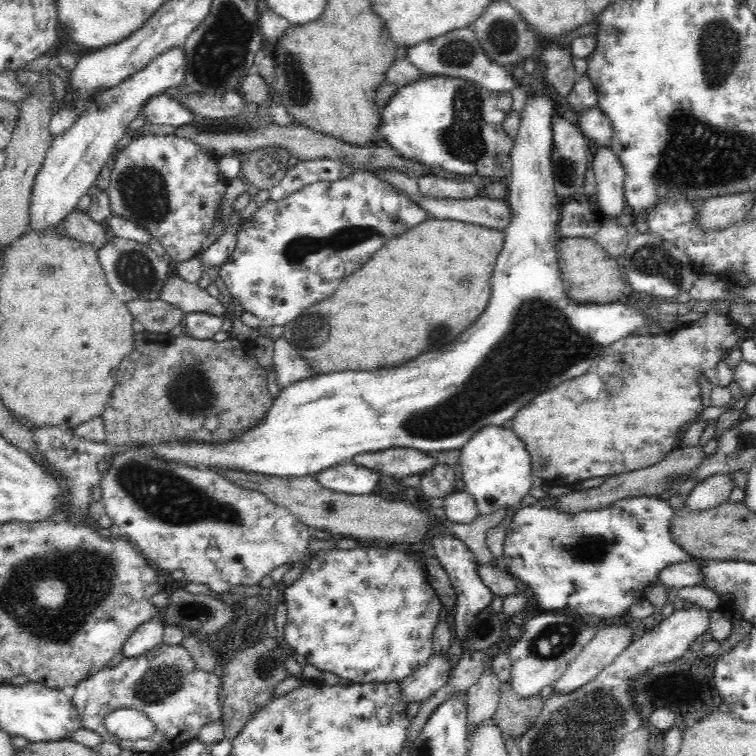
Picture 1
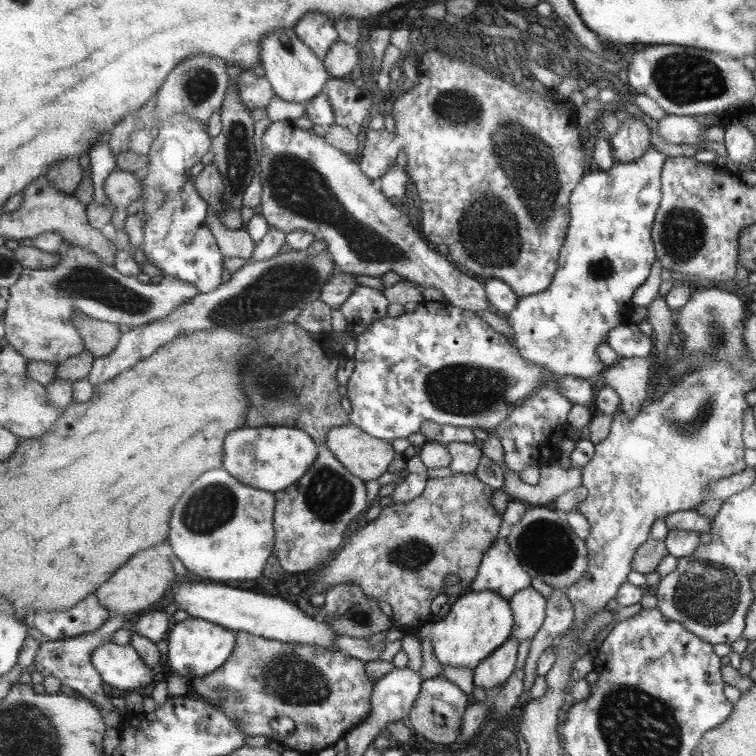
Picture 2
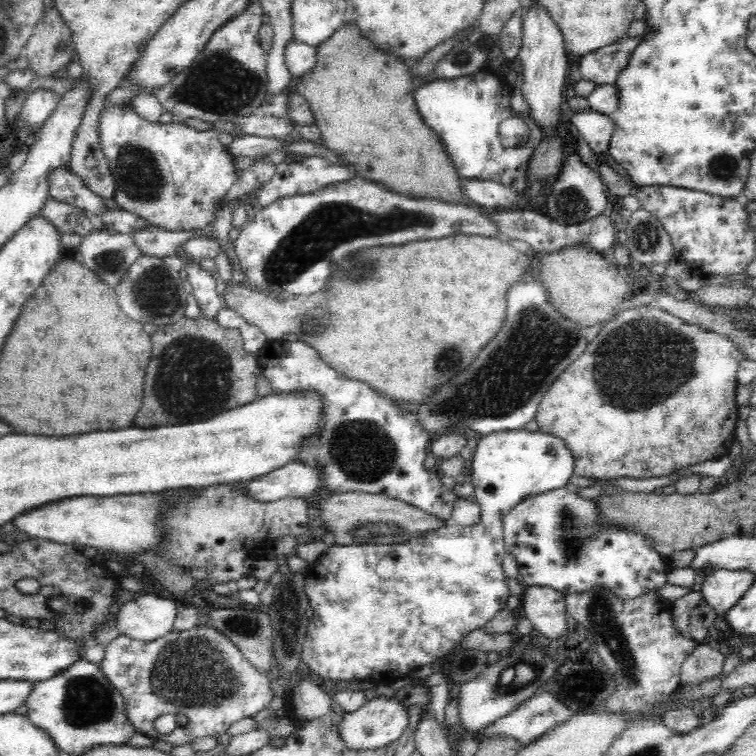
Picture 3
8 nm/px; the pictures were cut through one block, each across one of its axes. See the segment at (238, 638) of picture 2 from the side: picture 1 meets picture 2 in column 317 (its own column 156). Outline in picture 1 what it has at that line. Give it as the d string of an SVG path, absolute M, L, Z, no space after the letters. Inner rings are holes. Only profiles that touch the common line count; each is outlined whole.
M162 642L146 654L126 658L112 668L103 667L82 679L73 688L70 699L82 718L82 727L96 732L102 741L118 744L121 750L132 750L134 753L173 753L186 745L188 740L192 741L202 724L222 718L218 678L194 668L194 660L182 643L168 645ZM121 709L144 713L152 721L154 732L148 738L135 741L112 736L104 721L112 712Z

